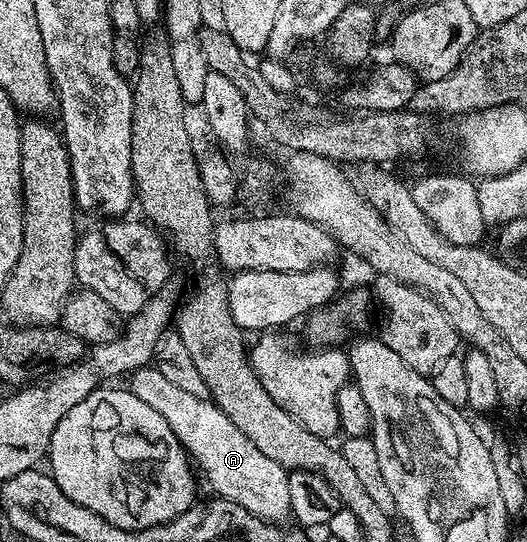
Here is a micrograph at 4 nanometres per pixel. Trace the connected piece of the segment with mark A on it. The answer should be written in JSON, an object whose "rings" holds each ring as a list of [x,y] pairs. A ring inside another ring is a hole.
{"rings":[[[154,365],[130,372],[130,379],[129,390],[169,421],[169,429],[173,429],[194,464],[207,474],[218,498],[233,501],[241,505],[241,509],[249,509],[249,513],[267,523],[283,525],[287,518],[292,518],[288,471],[277,465],[277,461],[265,457],[265,453],[261,453],[261,449],[257,449],[257,445],[253,445],[253,441],[249,441],[249,437],[245,437],[229,417],[225,417],[216,403],[210,398],[202,399],[195,395],[192,389],[181,389],[181,385],[168,381]]]}

